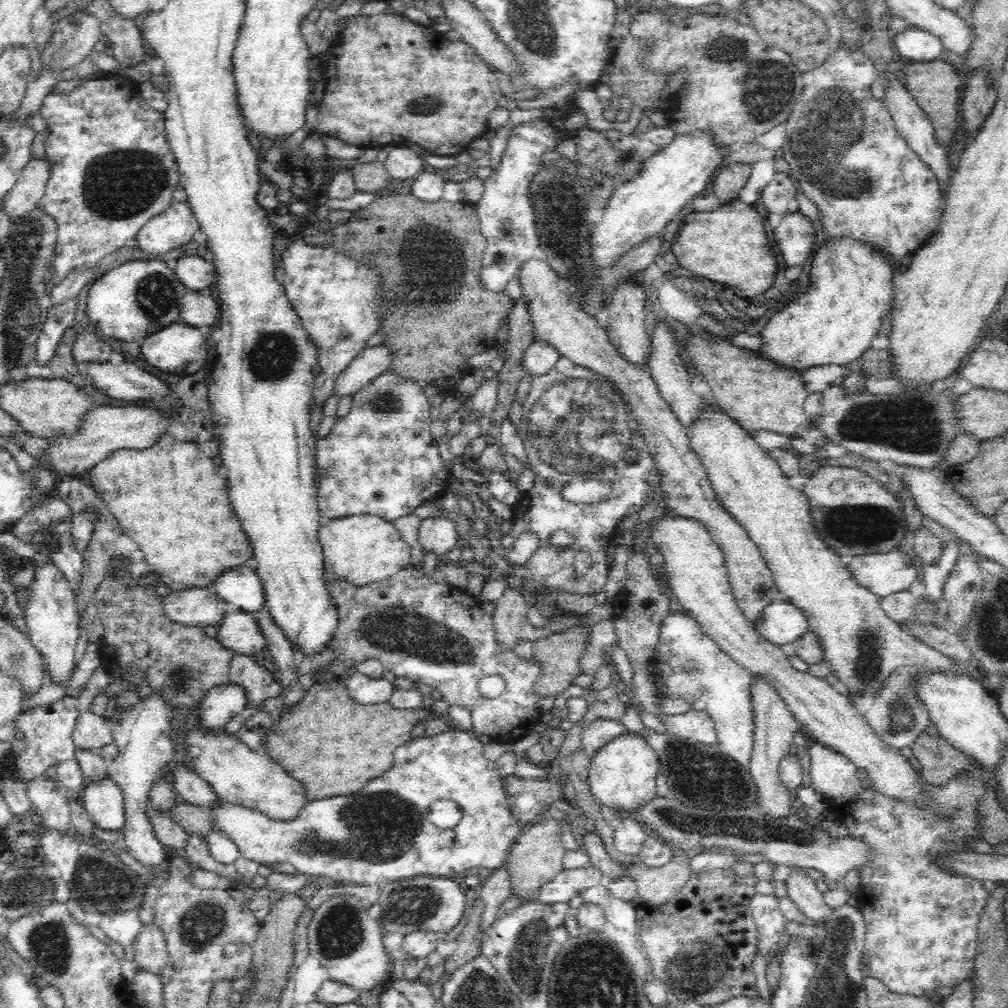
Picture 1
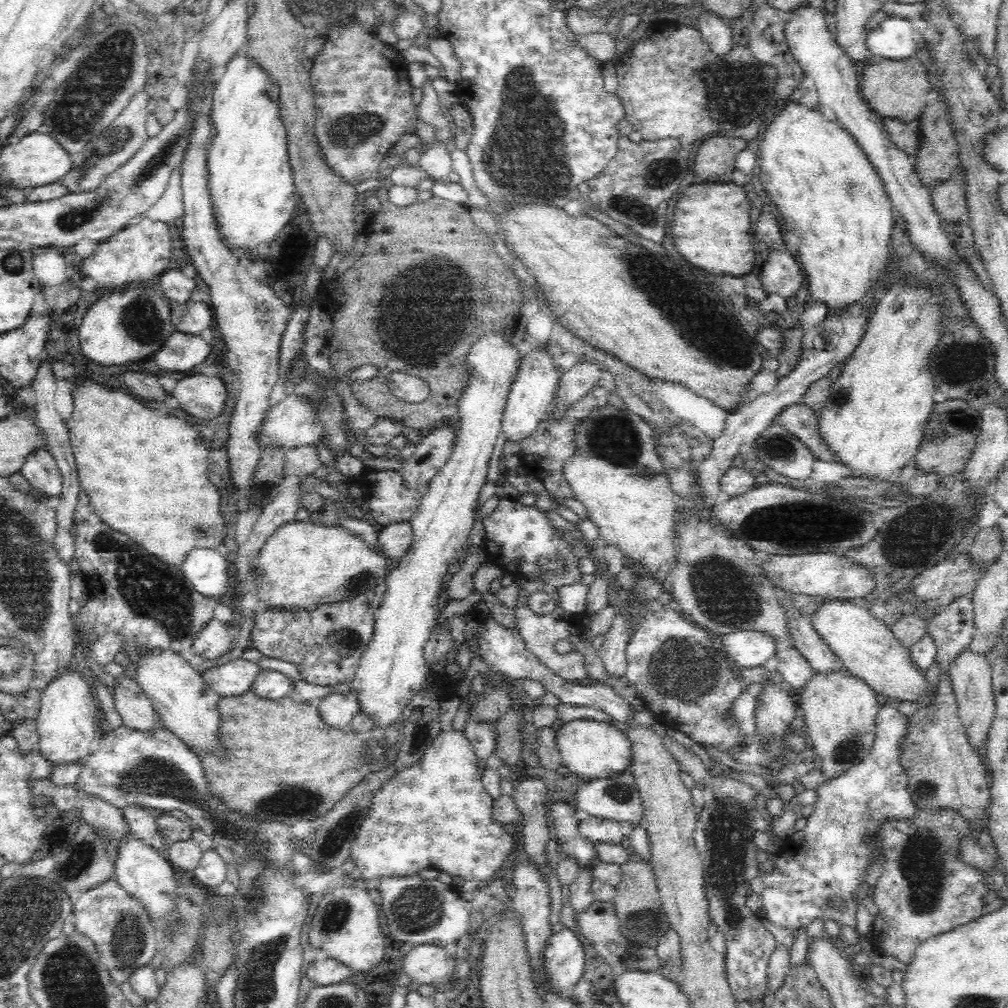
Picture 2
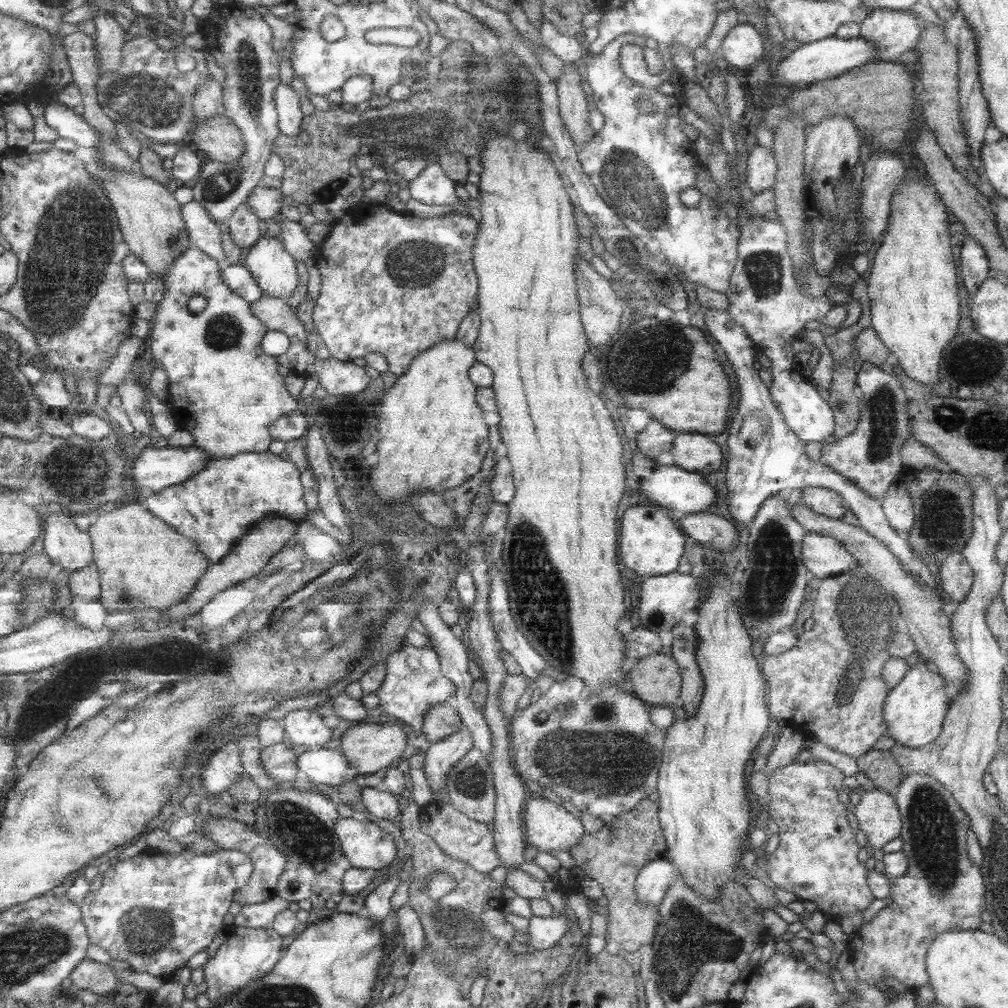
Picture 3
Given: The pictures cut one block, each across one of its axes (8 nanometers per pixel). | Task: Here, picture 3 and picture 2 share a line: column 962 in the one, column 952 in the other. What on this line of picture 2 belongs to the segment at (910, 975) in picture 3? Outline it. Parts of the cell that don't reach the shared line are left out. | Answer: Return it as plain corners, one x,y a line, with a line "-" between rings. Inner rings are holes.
952,810
944,812
919,812
912,822
886,820
879,830
879,839
883,846
883,867
880,880
872,889
871,899
878,915
868,934
873,949
882,950
896,960
908,964
914,956
914,950
928,938
944,934
956,927
981,917
984,908
984,896
989,892
982,871
966,865
958,857
958,840
970,838
967,821

